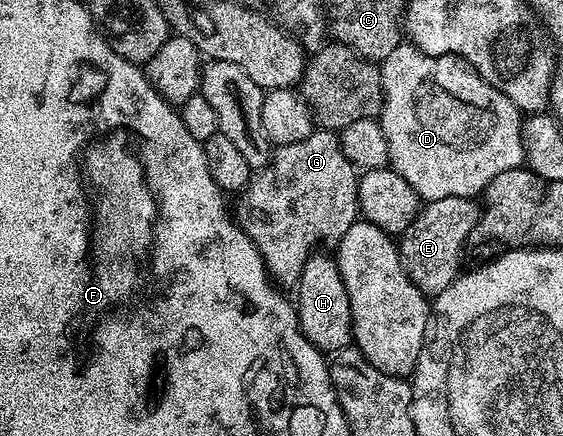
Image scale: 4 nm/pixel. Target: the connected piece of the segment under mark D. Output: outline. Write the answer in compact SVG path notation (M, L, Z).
M402 43L399 47L395 47L395 51L391 51L391 55L387 55L385 61L380 62L379 68L383 95L379 120L383 127L383 139L387 139L388 168L393 169L403 179L407 179L407 183L411 183L411 187L422 202L447 199L448 197L476 198L478 195L484 194L485 188L491 183L491 179L495 179L495 175L503 175L503 171L519 169L525 165L525 148L521 138L523 124L521 110L515 107L515 103L511 103L511 99L507 99L507 95L503 95L503 91L486 83L461 57L455 55L432 57L416 49L412 43Z

